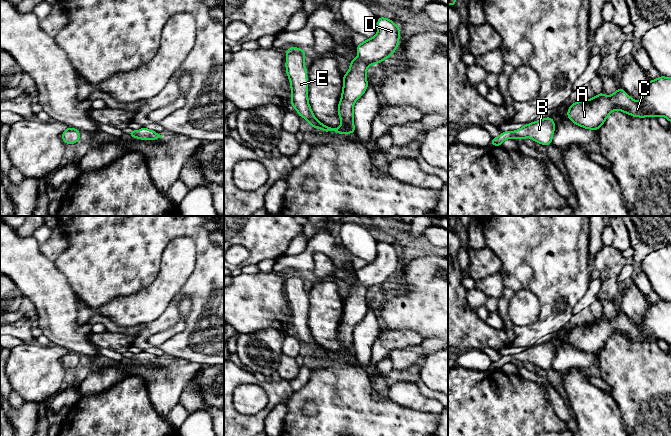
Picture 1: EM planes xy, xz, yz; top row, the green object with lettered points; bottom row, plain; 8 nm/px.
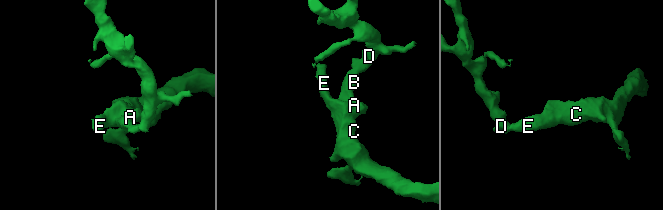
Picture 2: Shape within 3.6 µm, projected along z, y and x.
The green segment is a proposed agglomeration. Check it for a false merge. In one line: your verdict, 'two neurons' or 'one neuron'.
one neuron

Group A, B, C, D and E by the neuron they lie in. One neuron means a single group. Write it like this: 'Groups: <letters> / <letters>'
Groups: A B C D E

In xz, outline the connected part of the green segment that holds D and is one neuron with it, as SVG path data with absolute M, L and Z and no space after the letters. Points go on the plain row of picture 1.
M379 241L378 254L373 262L368 262L357 270L358 281L350 285L350 293L343 301L343 314L338 329L341 343L339 352L328 351L314 340L308 326L307 293L304 281L307 276L301 272L290 271L286 274L286 296L291 309L291 328L300 341L305 342L313 352L339 358L355 357L353 331L358 322L363 320L367 311L367 292L390 282L398 272L400 252L392 244Z

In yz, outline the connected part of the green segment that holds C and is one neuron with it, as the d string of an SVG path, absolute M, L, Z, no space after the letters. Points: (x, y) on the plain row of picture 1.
M659 300L653 305L648 305L640 325L633 324L622 312L618 312L612 319L606 320L601 316L594 322L573 327L568 332L567 341L578 350L599 354L614 334L640 342L664 340L671 346L671 301Z

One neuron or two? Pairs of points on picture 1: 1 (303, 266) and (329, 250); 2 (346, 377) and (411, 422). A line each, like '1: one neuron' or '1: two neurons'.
1: one neuron
2: one neuron

